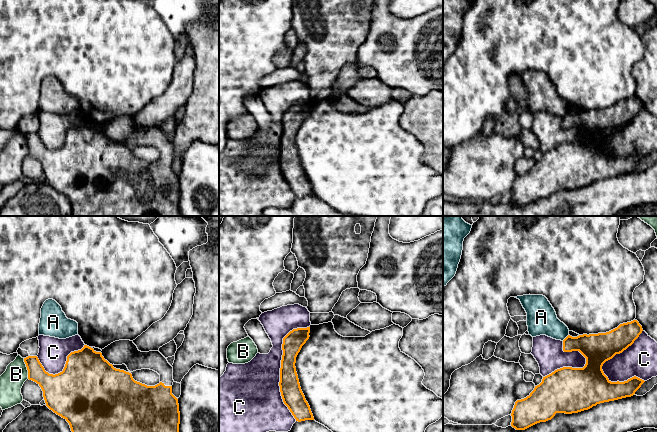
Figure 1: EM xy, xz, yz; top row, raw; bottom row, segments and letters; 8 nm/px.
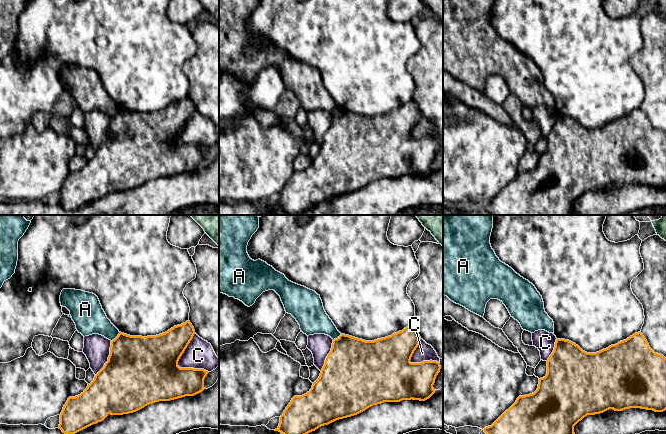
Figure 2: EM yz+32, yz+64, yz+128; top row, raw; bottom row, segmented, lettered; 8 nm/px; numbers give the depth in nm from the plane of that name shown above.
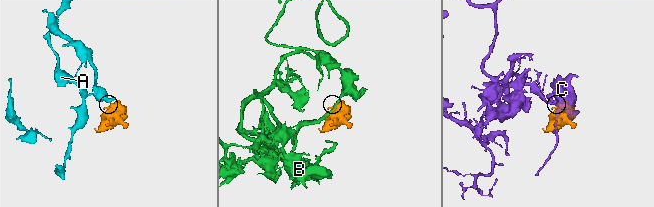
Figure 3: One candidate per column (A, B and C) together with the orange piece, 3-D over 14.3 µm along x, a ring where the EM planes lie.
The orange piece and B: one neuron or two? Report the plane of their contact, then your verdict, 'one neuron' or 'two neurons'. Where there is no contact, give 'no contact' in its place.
xy | one neuron

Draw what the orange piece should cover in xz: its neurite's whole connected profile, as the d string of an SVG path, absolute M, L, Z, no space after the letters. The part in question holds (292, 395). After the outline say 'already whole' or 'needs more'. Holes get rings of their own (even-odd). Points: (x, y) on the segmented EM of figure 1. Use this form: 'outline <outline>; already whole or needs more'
outline M310 327L293 329L283 338L282 344L280 392L284 404L298 422L314 420L310 406L301 390L295 367L296 357L309 339L309 333Z; already whole

